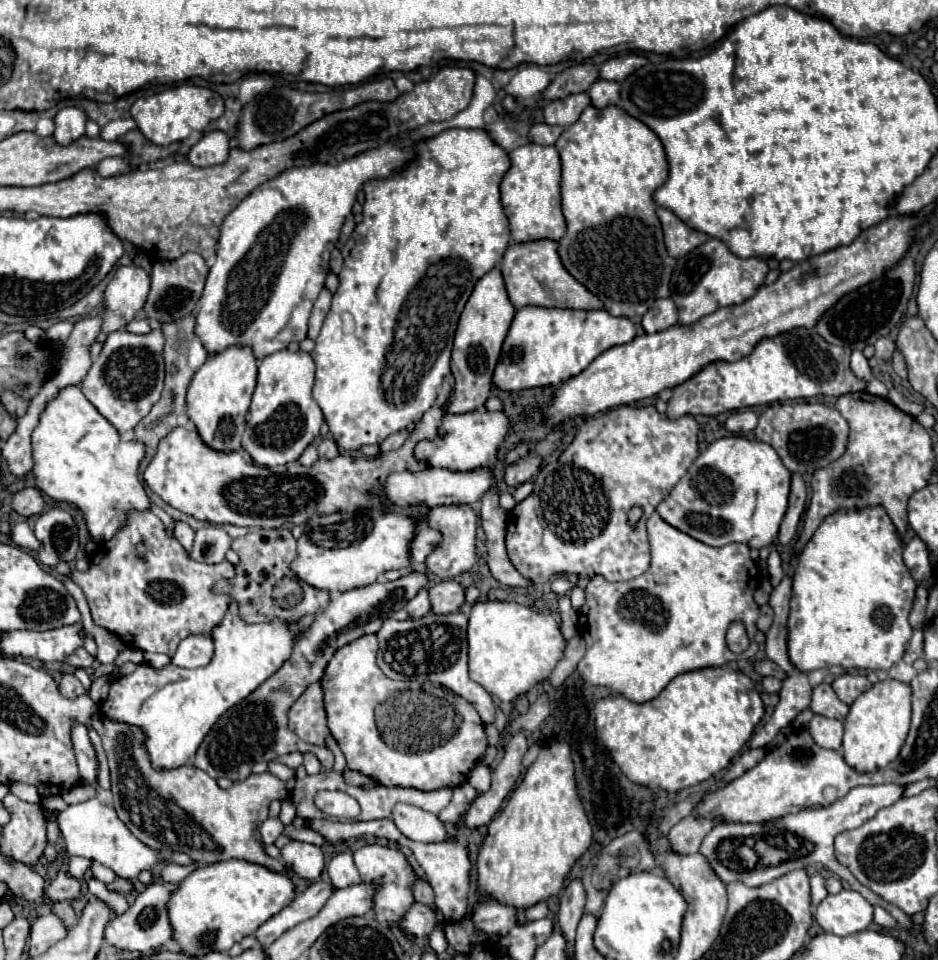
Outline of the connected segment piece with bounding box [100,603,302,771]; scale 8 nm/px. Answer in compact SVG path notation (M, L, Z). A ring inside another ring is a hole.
M236 603L230 605L224 621L214 627L214 659L206 667L182 669L168 665L160 671L138 665L132 675L122 675L112 681L110 697L100 705L100 711L110 721L128 723L140 727L146 737L146 751L150 763L158 771L176 769L194 757L204 735L212 725L238 701L246 699L260 683L274 675L280 665L290 657L294 633L302 631L300 623L270 621L260 625L248 625L238 617ZM154 701L154 709L146 709Z

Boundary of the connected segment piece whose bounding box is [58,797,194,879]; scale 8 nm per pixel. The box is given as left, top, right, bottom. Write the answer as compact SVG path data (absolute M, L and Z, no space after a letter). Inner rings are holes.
M96 797L82 801L78 805L68 805L64 811L58 815L58 825L60 831L66 839L66 853L70 857L78 856L86 859L96 859L98 863L110 867L116 875L126 877L126 879L136 879L140 871L144 869L154 869L158 863L176 863L176 865L190 865L194 863L186 853L164 853L164 851L154 851L142 841L138 841L130 829L118 819L112 807L102 805Z

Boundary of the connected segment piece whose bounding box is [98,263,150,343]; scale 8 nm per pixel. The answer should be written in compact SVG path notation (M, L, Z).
M120 265L106 287L104 323L98 335L102 343L108 333L122 329L132 317L142 311L150 291L150 275L138 265Z

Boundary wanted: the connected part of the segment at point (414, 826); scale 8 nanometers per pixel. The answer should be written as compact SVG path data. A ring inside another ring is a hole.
M398 803L392 809L392 819L394 819L396 827L412 841L440 843L440 841L452 839L446 825L436 815L432 815L420 807Z

